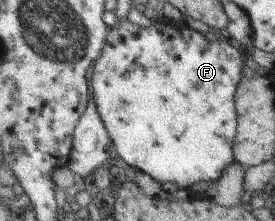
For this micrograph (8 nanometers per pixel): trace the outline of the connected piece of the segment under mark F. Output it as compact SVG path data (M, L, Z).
M127 19L117 21L108 34L107 44L96 60L94 68L91 70L90 90L91 101L95 101L102 121L110 134L113 142L114 152L128 165L140 171L146 172L161 184L174 182L180 188L189 189L195 182L217 182L227 170L236 162L235 142L239 135L239 114L236 107L236 90L241 84L244 74L245 55L241 54L237 48L233 48L228 41L221 36L219 40L210 42L204 34L186 26L173 28L167 22L162 24L152 23L148 27L139 26Z

